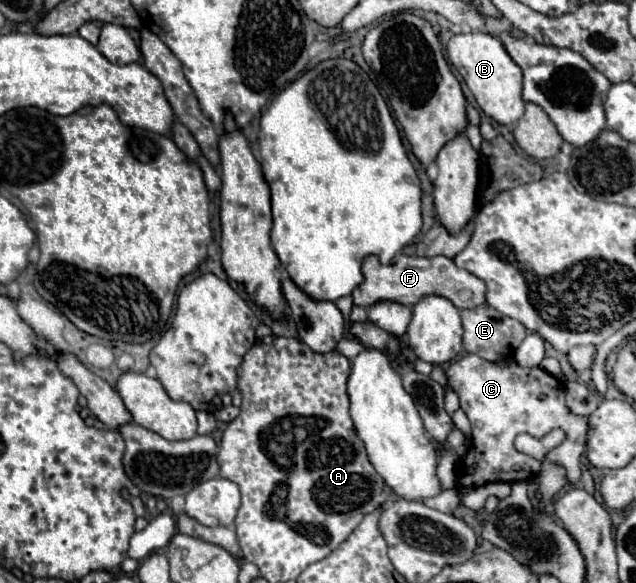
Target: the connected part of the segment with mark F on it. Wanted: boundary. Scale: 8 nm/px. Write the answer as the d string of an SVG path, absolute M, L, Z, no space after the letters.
M398 255L388 265L380 265L376 257L368 257L364 267L364 283L352 291L354 303L360 307L370 307L376 301L398 301L402 305L414 307L426 295L440 295L454 303L456 309L476 309L486 305L486 283L474 277L466 269L456 267L448 257L410 257Z

